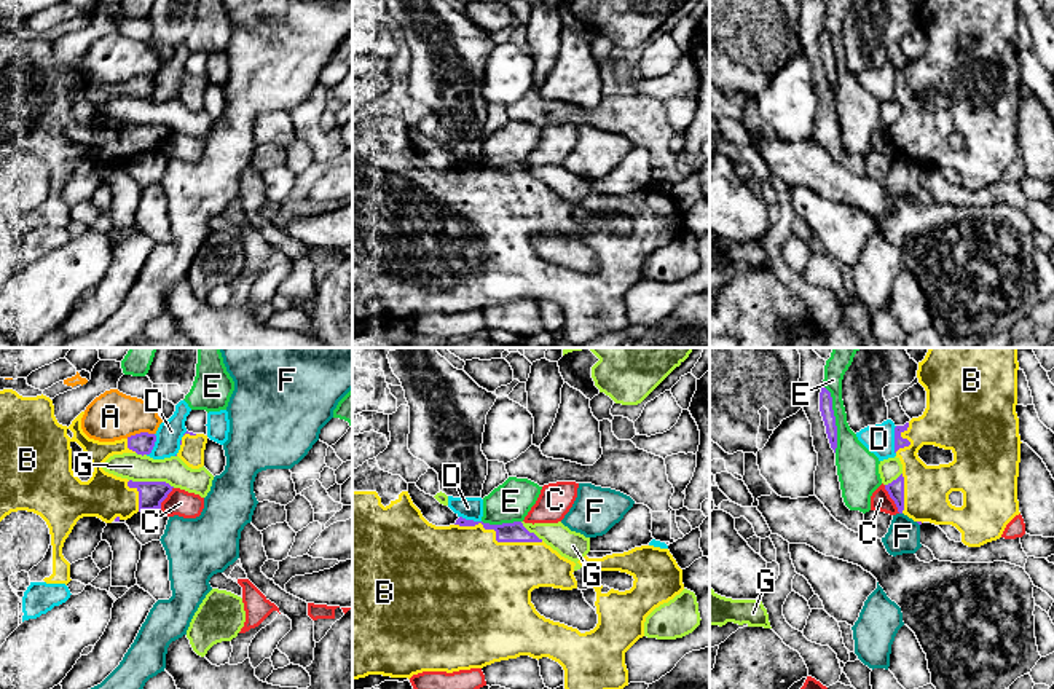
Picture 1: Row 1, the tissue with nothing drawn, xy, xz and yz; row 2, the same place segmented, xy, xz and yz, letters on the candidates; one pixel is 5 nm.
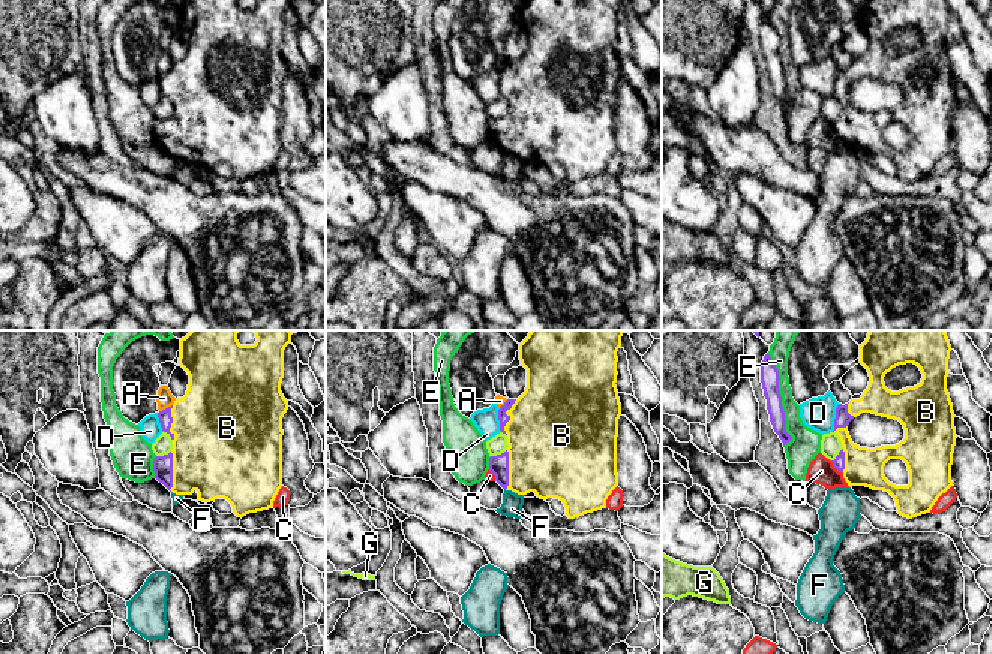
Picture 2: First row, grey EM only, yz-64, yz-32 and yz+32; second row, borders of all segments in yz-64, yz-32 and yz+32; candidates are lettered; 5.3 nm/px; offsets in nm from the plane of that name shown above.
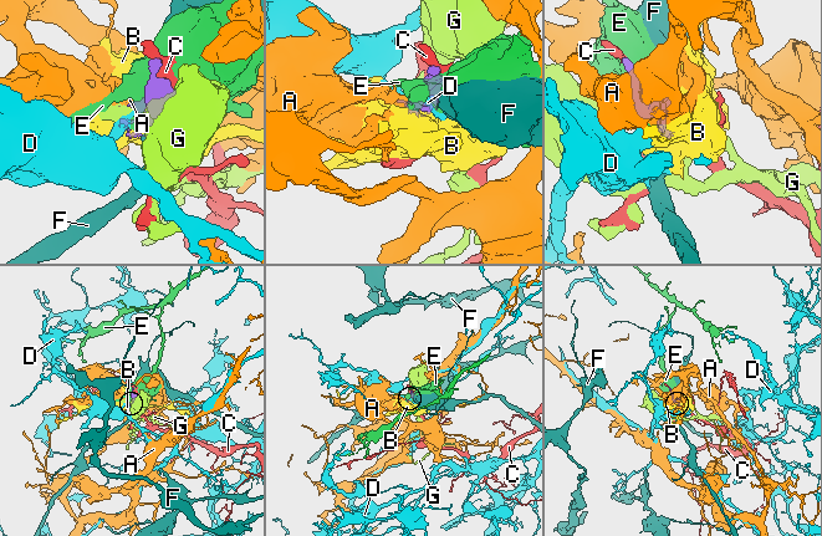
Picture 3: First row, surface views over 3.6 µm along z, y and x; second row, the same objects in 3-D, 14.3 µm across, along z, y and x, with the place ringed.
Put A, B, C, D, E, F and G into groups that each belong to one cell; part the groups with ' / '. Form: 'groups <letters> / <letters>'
groups A / B / C / D / E / F / G

